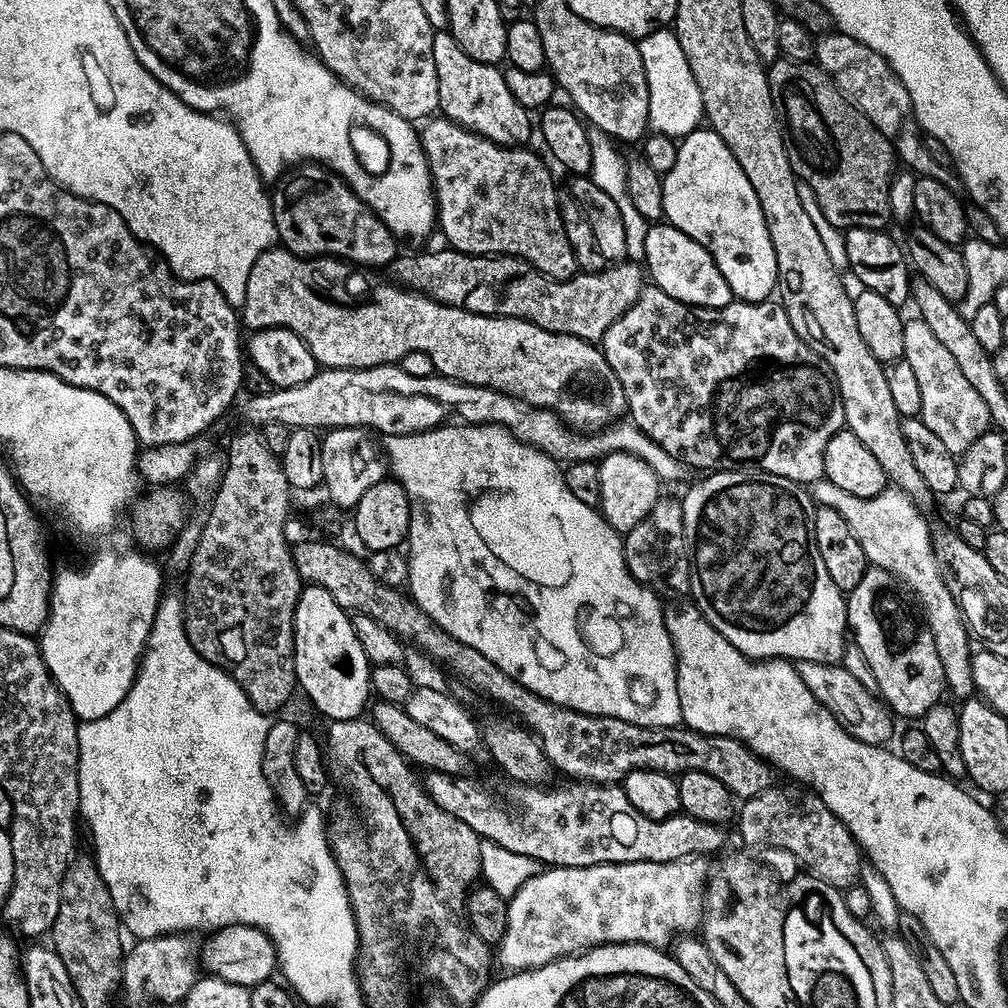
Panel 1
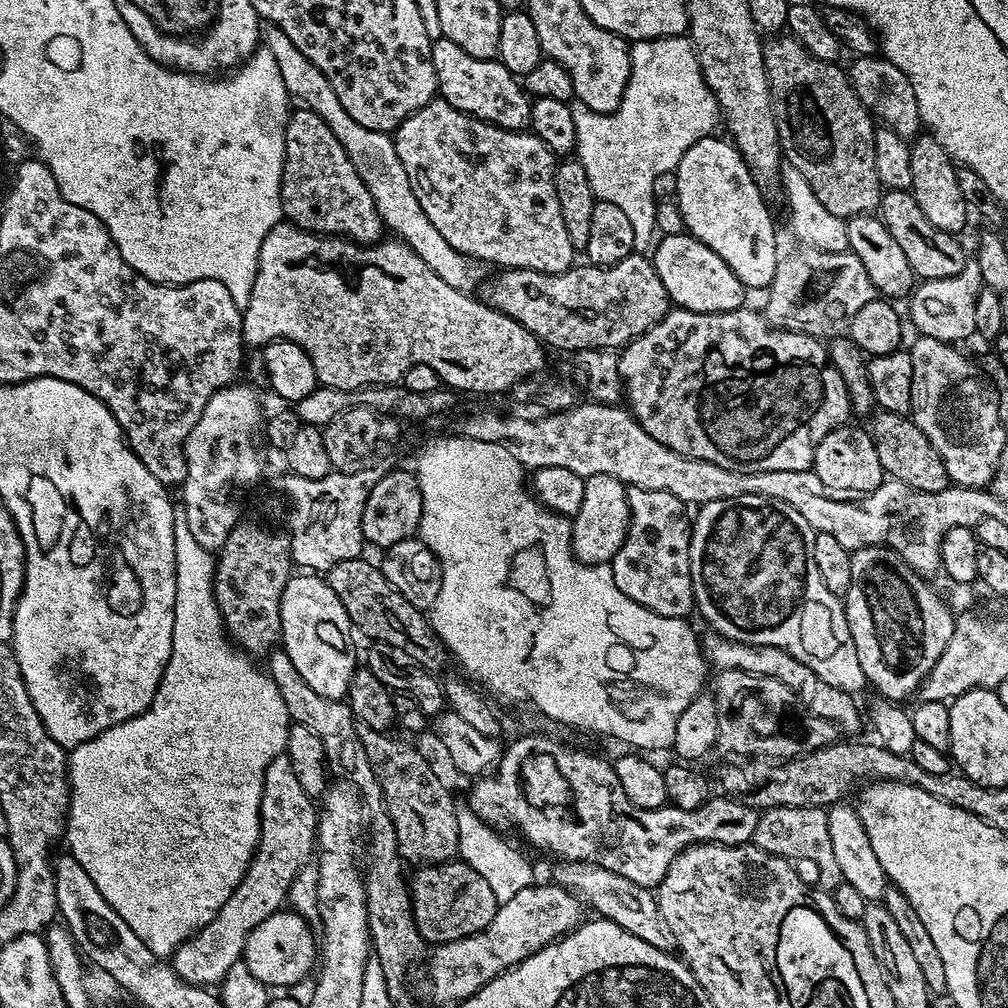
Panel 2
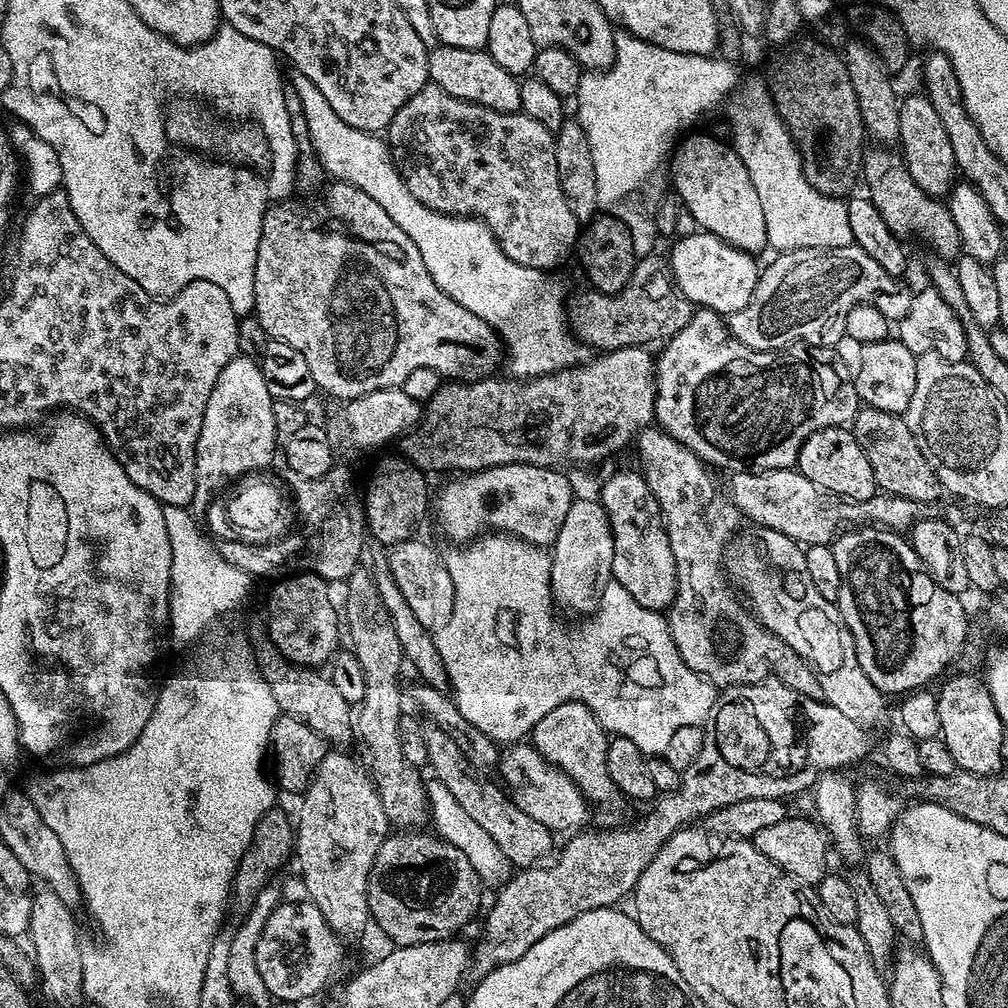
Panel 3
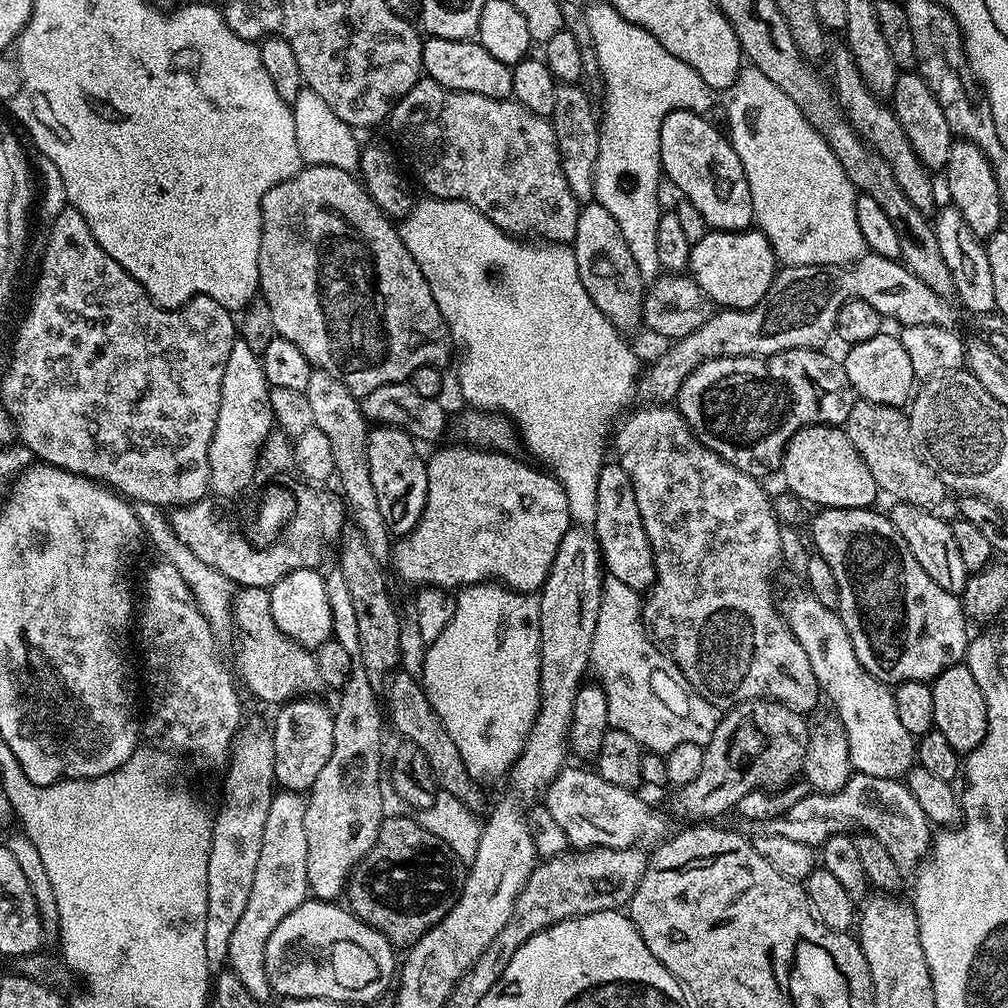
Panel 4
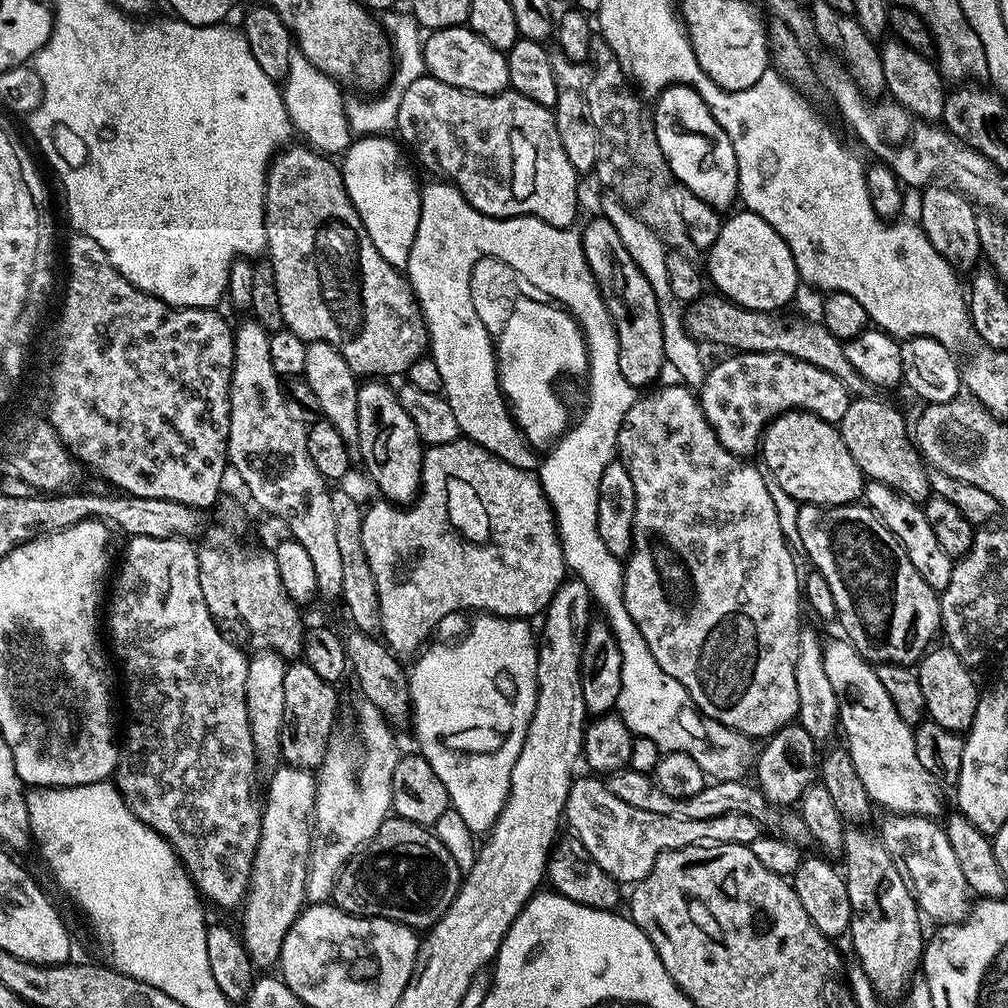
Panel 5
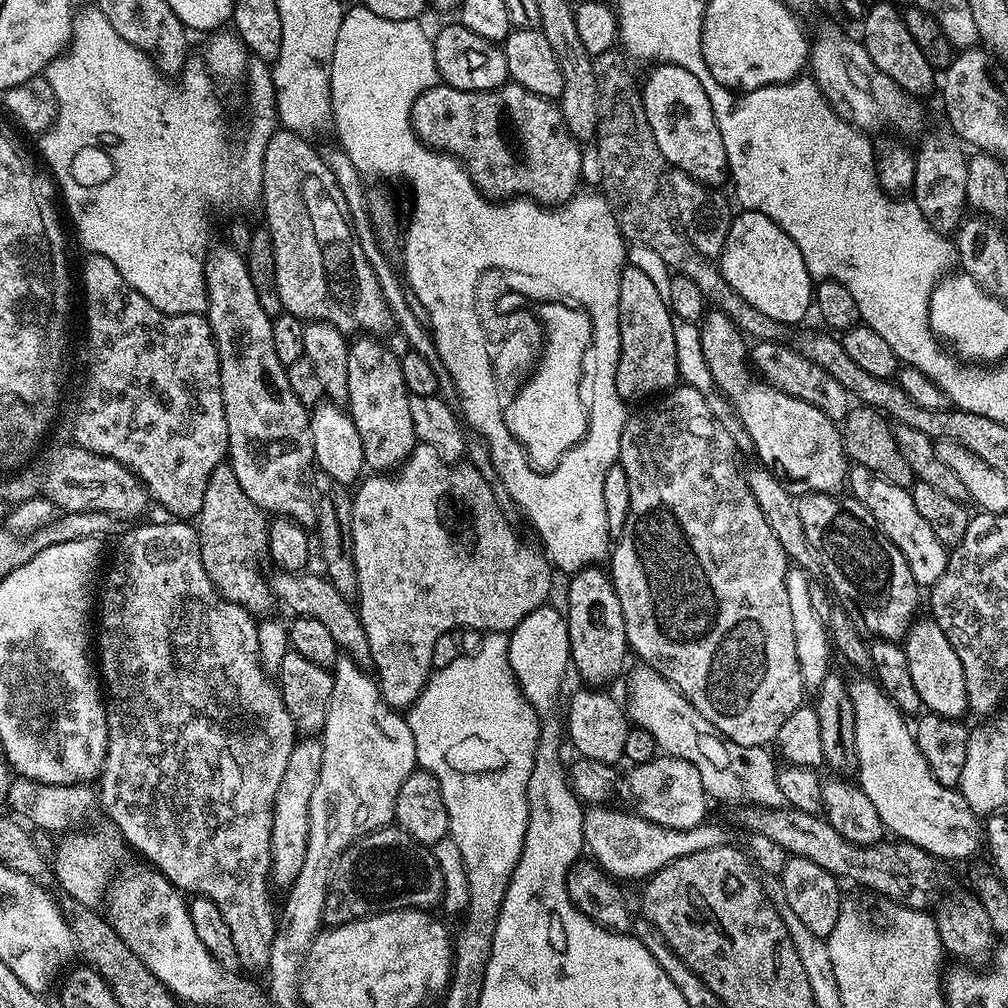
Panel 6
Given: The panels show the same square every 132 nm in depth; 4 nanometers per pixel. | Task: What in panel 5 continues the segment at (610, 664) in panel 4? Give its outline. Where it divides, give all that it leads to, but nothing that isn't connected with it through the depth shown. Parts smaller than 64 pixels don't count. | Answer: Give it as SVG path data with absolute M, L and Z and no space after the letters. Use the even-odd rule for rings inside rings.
M622 597L622 604L608 606L608 613L603 615L607 620L614 638L618 642L618 650L622 650L622 694L618 694L618 702L615 711L626 722L626 726L633 736L645 736L650 738L660 747L661 753L685 752L698 762L700 769L704 771L705 777L717 780L742 780L753 771L754 748L753 741L745 736L743 732L729 730L725 724L720 724L708 716L700 715L691 698L686 695L682 682L670 678L658 666L654 654L650 654L650 646L646 646L646 638L642 638L642 630L634 626L634 618L630 618L630 610L626 610L626 598Z

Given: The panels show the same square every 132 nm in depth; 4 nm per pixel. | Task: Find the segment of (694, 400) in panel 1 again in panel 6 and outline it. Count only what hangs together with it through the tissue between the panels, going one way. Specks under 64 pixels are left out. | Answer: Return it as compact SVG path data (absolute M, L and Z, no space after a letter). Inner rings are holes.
M756 342L750 348L750 360L755 371L778 390L798 398L802 402L810 402L810 406L820 408L826 418L842 422L848 417L850 397L842 390L842 382L838 382L831 374L826 374L822 366L814 366L810 358L806 358L795 347L787 348L787 343Z

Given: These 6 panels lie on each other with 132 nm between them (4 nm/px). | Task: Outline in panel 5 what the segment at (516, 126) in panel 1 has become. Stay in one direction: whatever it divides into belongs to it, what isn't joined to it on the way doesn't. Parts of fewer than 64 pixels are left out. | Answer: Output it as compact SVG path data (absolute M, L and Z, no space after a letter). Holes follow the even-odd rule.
M467 26L437 28L423 37L424 62L427 75L446 82L458 90L466 90L483 96L496 96L509 87L508 58L490 42L474 34Z

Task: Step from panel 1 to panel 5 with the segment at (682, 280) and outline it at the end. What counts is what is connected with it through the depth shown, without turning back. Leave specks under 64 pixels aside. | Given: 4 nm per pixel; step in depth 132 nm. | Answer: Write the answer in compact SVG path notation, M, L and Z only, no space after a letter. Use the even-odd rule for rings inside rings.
M733 211L731 213L733 216L724 220L722 231L718 234L718 242L714 242L714 246L707 249L707 279L710 281L711 287L712 284L716 287L713 289L719 295L733 300L736 304L740 304L752 312L776 312L787 309L784 307L795 298L796 287L801 287L802 284L798 270L794 266L794 254L790 254L790 246L786 246L786 242L782 242L782 234L778 234L778 230L774 230L774 226L770 226L770 222L758 218L758 214L753 212L739 211Z

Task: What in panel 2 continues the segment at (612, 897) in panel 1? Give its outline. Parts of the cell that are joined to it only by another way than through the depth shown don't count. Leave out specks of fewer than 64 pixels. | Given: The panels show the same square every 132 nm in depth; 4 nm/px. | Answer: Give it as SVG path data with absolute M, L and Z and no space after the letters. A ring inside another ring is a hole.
M555 882L533 883L531 888L518 890L510 902L499 905L494 920L480 933L435 945L428 960L430 994L438 1002L468 1000L503 972L516 968L547 944L568 935L582 923L582 901L575 892L561 888Z

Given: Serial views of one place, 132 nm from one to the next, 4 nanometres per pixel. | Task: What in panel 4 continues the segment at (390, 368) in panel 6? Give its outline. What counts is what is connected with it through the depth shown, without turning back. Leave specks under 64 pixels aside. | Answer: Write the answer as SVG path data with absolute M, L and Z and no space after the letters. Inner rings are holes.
M388 424L373 427L368 434L368 461L370 462L370 482L374 482L374 494L378 498L378 507L382 510L382 522L386 522L389 533L399 538L408 535L422 518L426 498L428 497L428 466L425 457L420 457L417 441L409 432L392 428Z

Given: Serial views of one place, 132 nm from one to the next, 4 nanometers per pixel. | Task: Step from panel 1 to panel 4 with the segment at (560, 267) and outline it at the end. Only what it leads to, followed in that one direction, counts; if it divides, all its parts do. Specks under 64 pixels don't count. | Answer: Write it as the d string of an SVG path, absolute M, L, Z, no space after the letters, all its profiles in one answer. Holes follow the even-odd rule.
M421 78L416 85L401 98L394 107L390 117L392 132L396 135L396 140L400 143L400 148L404 151L404 156L408 159L408 164L412 167L414 175L420 179L420 184L425 188L429 197L438 200L464 200L472 208L477 208L483 216L494 226L498 226L503 232L507 232L516 238L539 238L541 241L550 244L571 245L572 239L578 230L578 214L581 205L570 194L570 186L566 186L566 174L562 174L562 162L558 154L558 142L554 138L551 119L534 114L526 110L526 106L516 103L515 99L495 100L486 98L482 94L470 94L469 92L452 92L449 88L444 88L438 82Z

